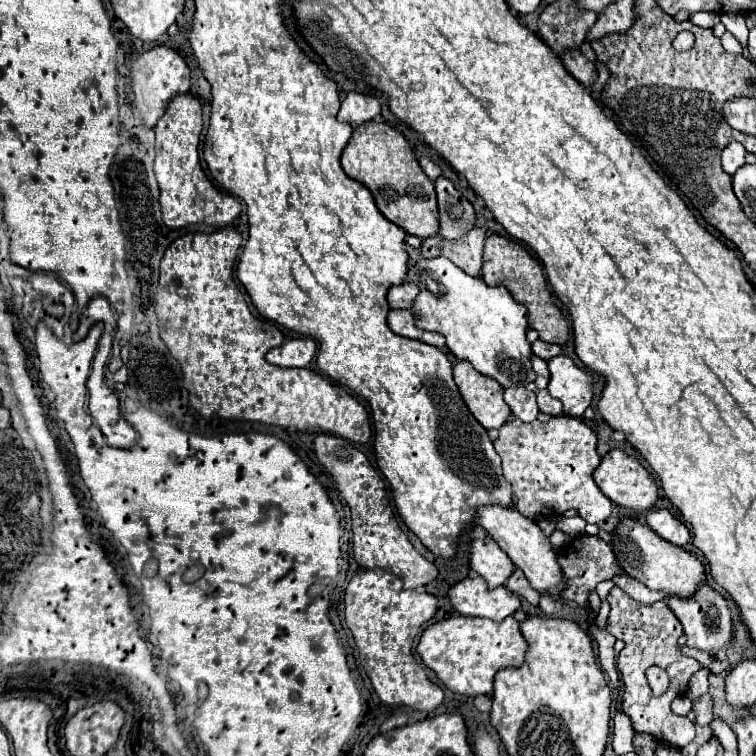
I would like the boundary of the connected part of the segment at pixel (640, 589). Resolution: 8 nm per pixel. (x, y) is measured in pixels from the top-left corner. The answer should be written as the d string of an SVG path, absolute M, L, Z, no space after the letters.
M618 575L612 579L616 587L620 587L624 593L628 593L634 601L642 603L642 605L654 605L656 601L662 601L664 595L658 591L650 591L646 585L642 585L640 581L628 577L628 575Z

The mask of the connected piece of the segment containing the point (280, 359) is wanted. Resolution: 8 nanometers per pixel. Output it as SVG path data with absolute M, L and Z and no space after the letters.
M310 337L288 339L280 347L274 347L266 353L266 361L278 367L308 367L316 353L316 343Z

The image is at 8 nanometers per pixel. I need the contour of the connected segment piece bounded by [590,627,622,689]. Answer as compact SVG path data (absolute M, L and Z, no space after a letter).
M590 627L590 633L598 641L598 661L600 661L602 669L604 669L604 673L608 675L612 687L620 689L622 681L620 681L620 673L618 673L618 669L614 665L614 661L616 661L614 659L614 641L616 639L610 633L606 633L604 629L600 629L600 627Z

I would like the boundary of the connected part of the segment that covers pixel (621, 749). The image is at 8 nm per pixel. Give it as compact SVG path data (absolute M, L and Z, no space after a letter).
M620 709L620 711L616 713L616 717L614 717L612 733L614 733L612 745L614 745L616 755L624 755L624 753L636 751L636 745L634 745L634 735L636 735L636 731L632 729L630 717L628 717L622 709Z

